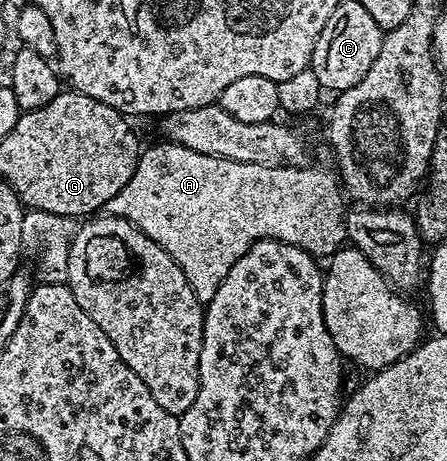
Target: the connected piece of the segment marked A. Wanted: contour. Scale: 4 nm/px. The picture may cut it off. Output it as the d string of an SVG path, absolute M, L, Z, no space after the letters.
M163 143L141 151L134 174L130 174L130 182L126 182L126 186L110 198L106 212L110 216L126 218L158 242L158 246L162 246L162 250L178 262L182 274L186 274L190 290L194 290L202 302L212 300L214 294L218 294L218 286L222 278L230 274L230 266L234 266L234 262L238 262L238 258L242 258L254 242L281 240L305 248L317 258L333 256L345 243L346 200L337 181L333 177L332 181L326 173L305 166L271 168L268 165L234 162L210 154L198 154L181 144Z

